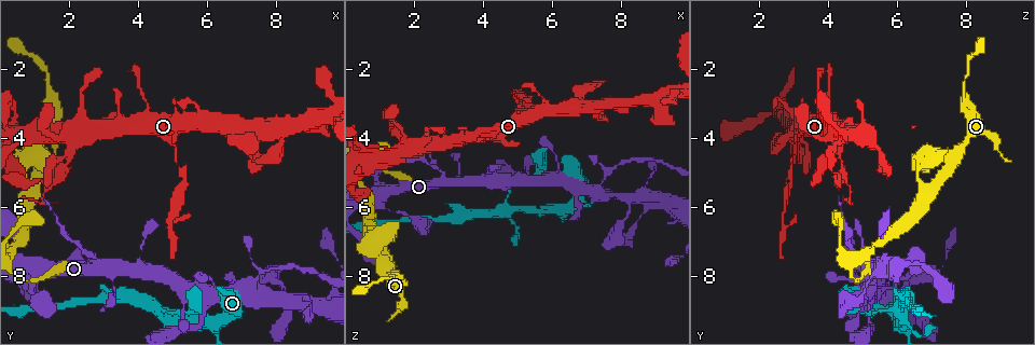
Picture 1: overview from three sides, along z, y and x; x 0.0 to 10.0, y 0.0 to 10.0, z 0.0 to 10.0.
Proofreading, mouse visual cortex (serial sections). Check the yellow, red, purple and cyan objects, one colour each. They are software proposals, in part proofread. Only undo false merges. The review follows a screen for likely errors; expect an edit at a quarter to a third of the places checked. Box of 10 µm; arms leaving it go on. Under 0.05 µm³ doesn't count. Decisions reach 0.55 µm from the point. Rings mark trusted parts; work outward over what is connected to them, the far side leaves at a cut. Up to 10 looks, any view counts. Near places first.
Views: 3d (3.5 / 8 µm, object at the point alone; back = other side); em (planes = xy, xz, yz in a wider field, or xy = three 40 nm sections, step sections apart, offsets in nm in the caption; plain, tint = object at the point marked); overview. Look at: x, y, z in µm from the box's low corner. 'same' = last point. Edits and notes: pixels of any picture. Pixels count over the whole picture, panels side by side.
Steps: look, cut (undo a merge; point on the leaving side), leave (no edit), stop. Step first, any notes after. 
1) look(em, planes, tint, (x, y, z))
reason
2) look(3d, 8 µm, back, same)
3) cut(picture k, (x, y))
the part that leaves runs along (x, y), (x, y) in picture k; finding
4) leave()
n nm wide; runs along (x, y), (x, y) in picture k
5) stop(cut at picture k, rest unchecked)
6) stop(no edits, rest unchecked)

look(3d, 3.5 µm, (4.60, 9.05, 6.10))
three arms meet

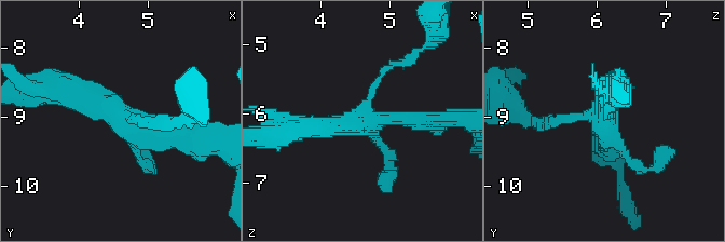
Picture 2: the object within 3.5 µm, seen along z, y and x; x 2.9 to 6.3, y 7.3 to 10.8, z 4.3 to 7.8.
look(em, xy, step 3, tint, (4.65, 9.05, 6.10))

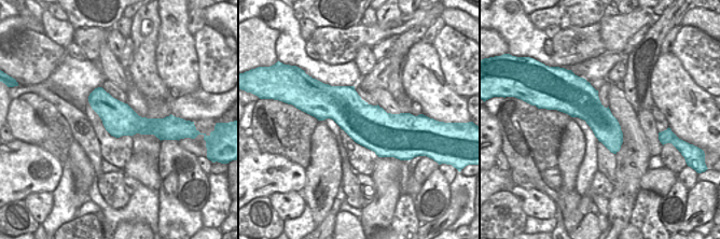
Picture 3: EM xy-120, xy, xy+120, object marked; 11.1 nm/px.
leave()
runs along (189, 140), (56, 91) in picture 2; one cell here

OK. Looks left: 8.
look(3d, 3.5 µm, (1.90, 4.70, 4.45))
narrows sharply

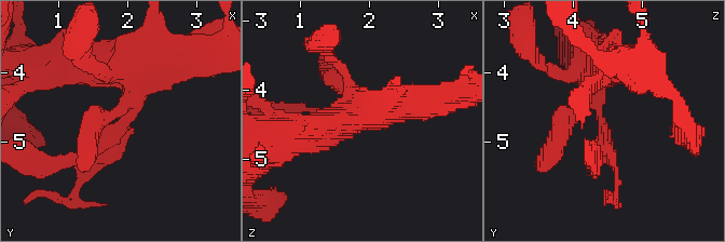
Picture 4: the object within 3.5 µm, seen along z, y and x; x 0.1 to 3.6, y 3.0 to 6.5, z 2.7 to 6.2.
look(em, xy, step 5, tint, (1.90, 4.70, 4.45))
now the EM

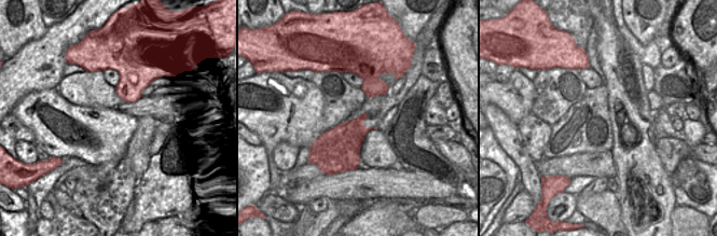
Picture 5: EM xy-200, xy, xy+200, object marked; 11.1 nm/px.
look(em, xy, step 2, tint, same)
cut it another way

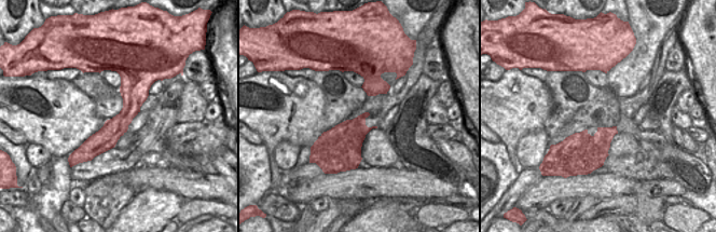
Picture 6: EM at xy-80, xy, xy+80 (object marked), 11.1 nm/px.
leave()
runs along (121, 70), (129, 110), (92, 154) in picture 6; continuous, no second cell

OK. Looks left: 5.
look(3d, 3.5 µm, (3.25, 7.90, 5.25))
two arms in line, one across

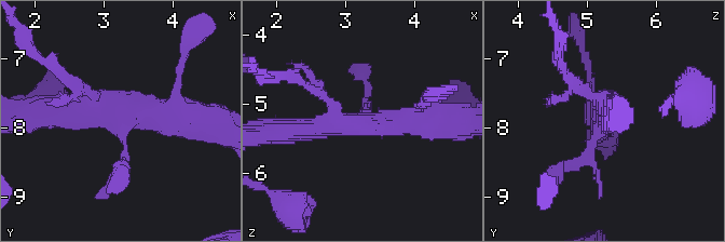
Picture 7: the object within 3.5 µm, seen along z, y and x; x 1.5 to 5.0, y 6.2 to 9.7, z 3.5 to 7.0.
look(em, xy, step 3, tint, (3.25, 7.85, 5.25))
now the EM

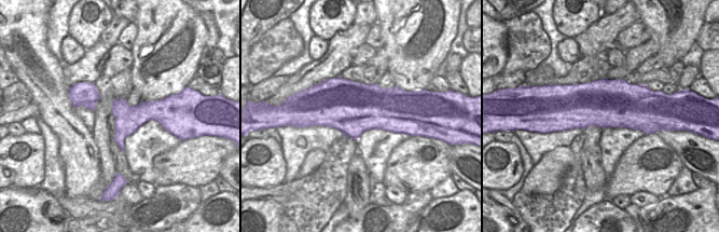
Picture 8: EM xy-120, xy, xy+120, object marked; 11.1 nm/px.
look(em, planes, tint, same)

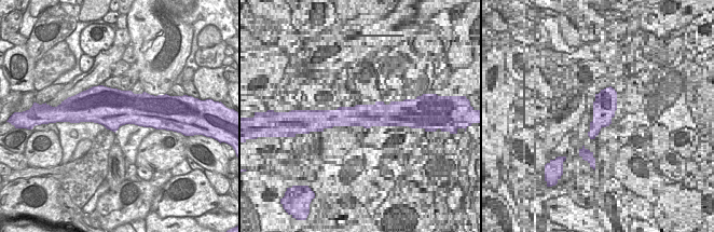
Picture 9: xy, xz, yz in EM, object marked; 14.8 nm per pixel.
leave()
runs along (64, 117), (120, 107), (120, 170) in picture 7; continuous, no second cell

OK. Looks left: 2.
look(3d, 8 µm, (7.20, 8.50, 5.50))

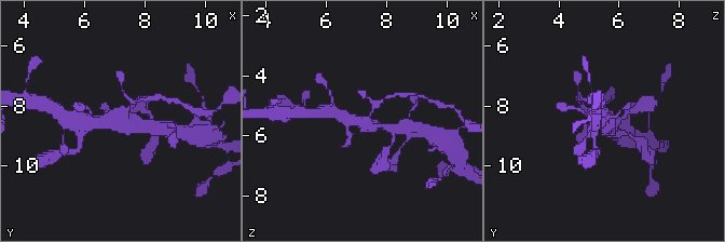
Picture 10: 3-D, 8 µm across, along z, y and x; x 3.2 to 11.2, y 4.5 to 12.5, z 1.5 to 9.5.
look(em, xy, step 3, tint, same)

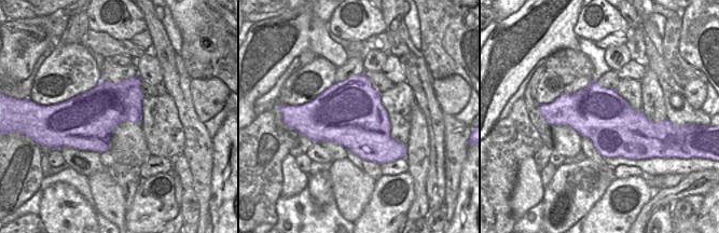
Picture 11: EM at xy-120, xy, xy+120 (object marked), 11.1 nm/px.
leave()
runs along (331, 112), (367, 125), (391, 128) in picture 10; one cell here

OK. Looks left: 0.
stop(no edits, rest unchecked)

